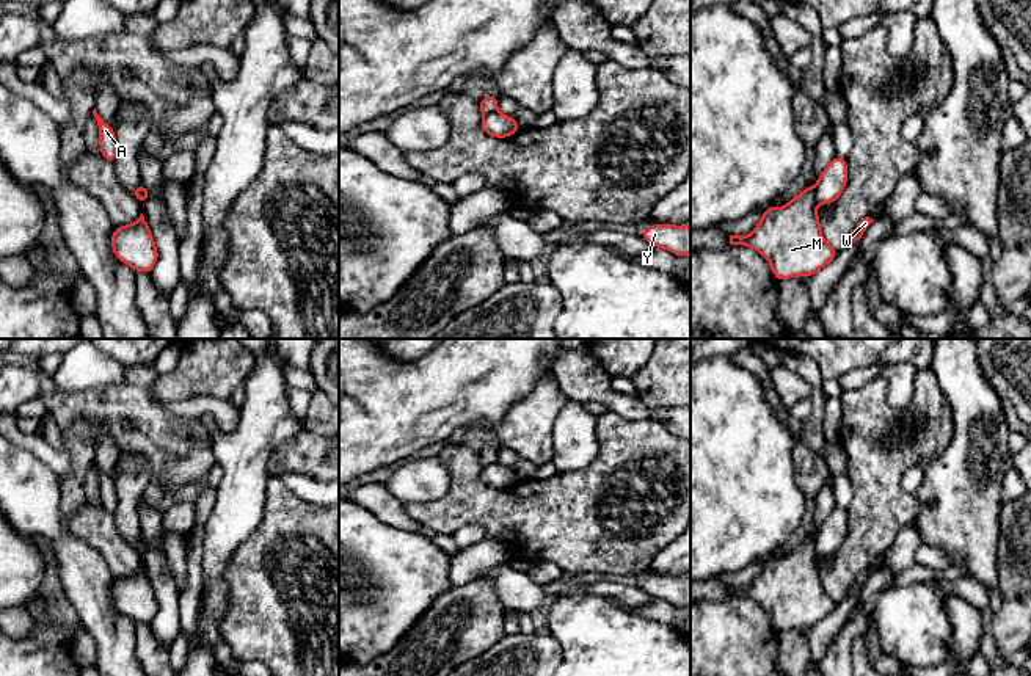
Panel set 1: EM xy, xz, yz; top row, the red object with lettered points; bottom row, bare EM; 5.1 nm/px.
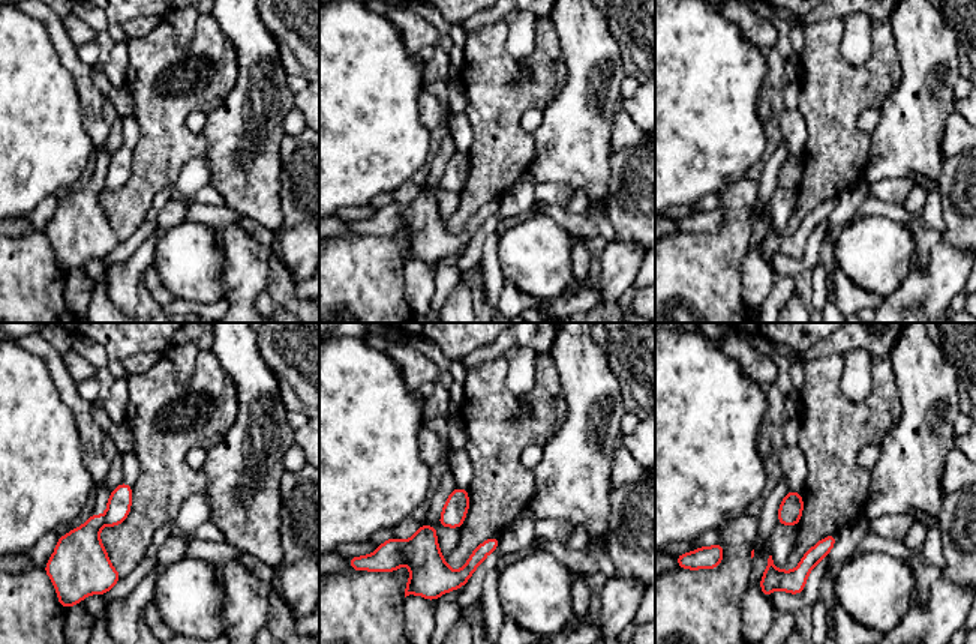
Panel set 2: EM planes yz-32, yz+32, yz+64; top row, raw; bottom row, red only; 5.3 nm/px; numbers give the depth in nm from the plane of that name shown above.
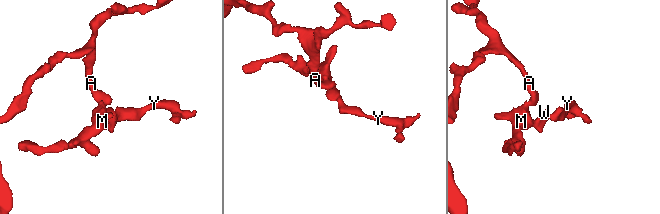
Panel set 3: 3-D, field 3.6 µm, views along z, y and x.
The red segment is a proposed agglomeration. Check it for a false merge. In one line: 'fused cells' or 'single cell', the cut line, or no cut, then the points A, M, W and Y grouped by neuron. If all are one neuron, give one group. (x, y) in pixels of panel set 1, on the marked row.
fused cells | yz (813, 190), (816, 203) | A / M W Y

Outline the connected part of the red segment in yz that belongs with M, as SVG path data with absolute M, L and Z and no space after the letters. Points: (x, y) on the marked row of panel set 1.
M810 185L785 207L766 207L752 234L730 235L730 245L745 245L760 251L771 262L777 281L813 276L840 251L821 234L814 190Z

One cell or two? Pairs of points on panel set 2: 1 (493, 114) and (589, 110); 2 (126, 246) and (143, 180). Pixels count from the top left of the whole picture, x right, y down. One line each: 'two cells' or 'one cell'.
1: two cells
2: two cells

